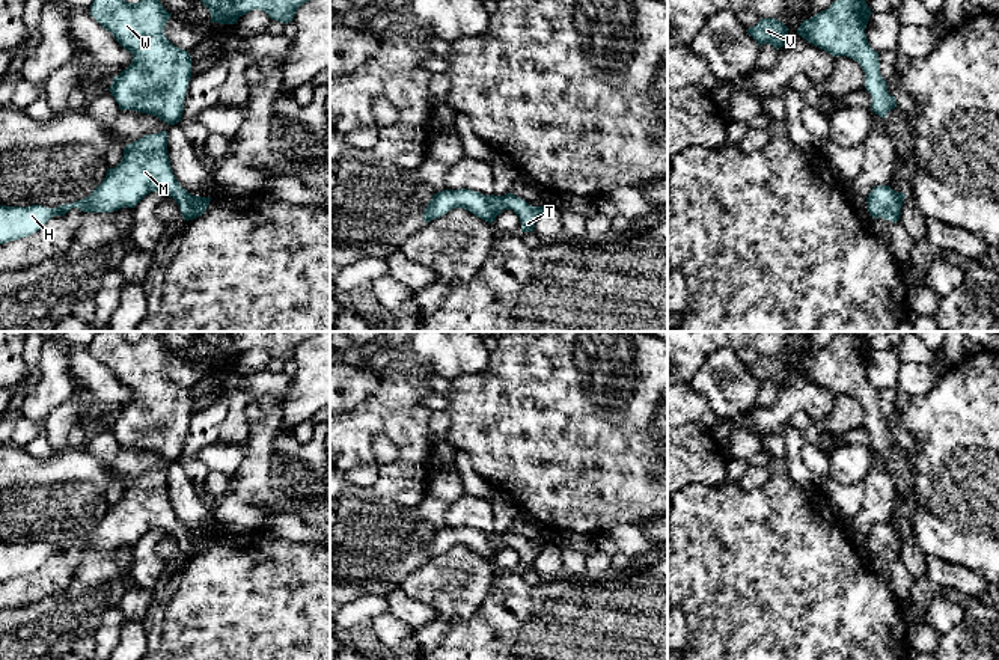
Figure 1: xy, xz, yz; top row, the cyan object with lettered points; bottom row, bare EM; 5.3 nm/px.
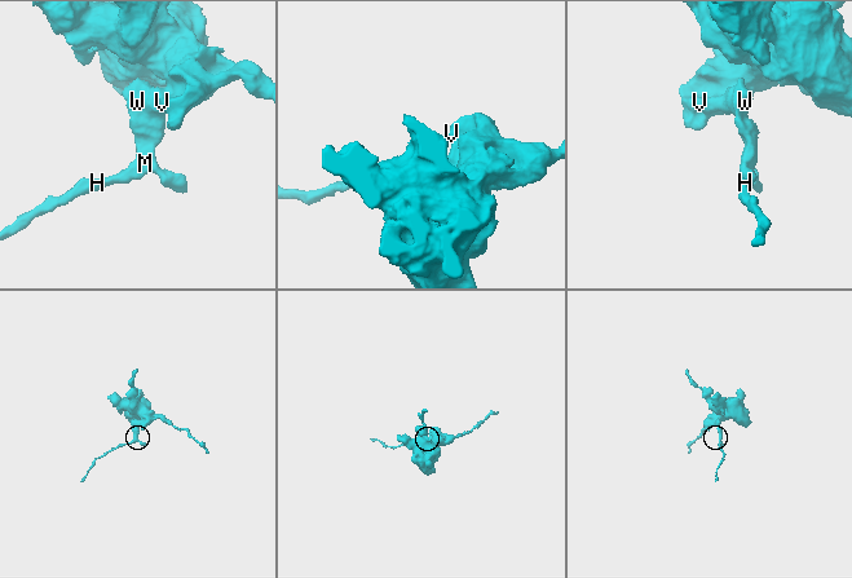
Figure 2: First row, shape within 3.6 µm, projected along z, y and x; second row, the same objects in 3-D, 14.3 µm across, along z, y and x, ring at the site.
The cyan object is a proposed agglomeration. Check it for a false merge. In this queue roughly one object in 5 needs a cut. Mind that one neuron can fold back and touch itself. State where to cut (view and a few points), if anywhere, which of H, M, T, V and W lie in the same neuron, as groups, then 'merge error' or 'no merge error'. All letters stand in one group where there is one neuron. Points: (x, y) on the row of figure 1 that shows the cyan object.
no cut | H M T V W | no merge error

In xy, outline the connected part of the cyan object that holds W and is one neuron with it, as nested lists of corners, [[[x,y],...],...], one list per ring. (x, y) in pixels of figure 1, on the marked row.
[[[93,0],[90,15],[133,54],[131,65],[113,77],[108,89],[119,108],[178,124],[191,78],[191,57],[164,35],[172,14],[160,0]]]

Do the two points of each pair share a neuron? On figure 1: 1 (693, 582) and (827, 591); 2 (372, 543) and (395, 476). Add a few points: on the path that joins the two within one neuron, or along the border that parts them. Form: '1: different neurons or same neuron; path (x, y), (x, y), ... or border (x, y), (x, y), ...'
1: same neuron; path (727, 582), (769, 583), (775, 589), (794, 589)
2: different neurons; border (368, 499), (397, 504), (412, 513)

